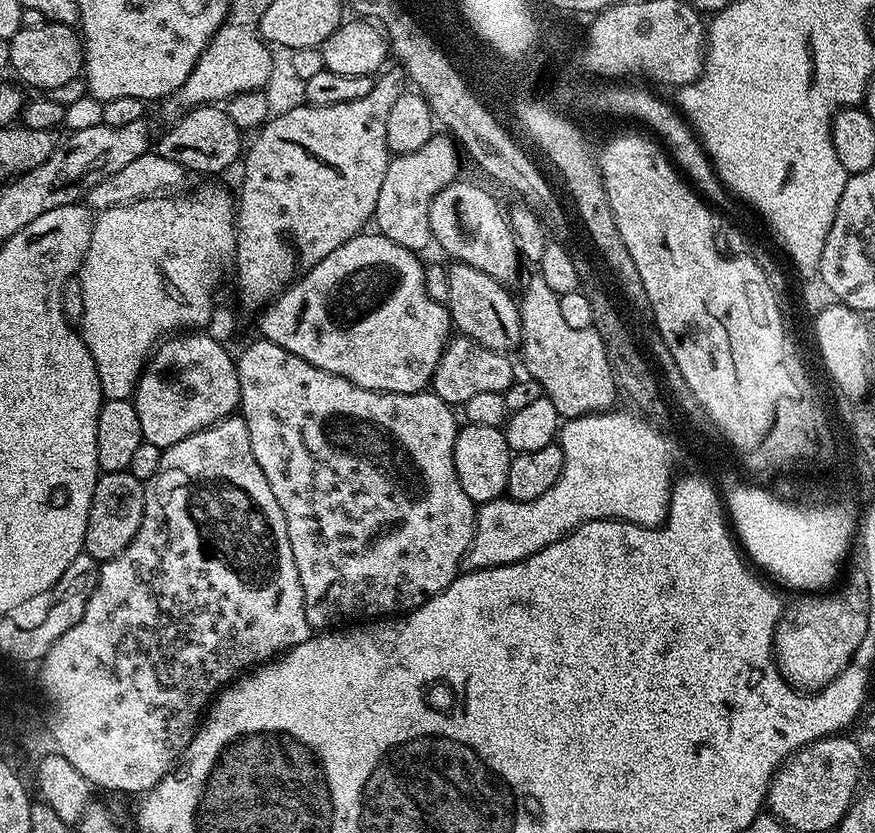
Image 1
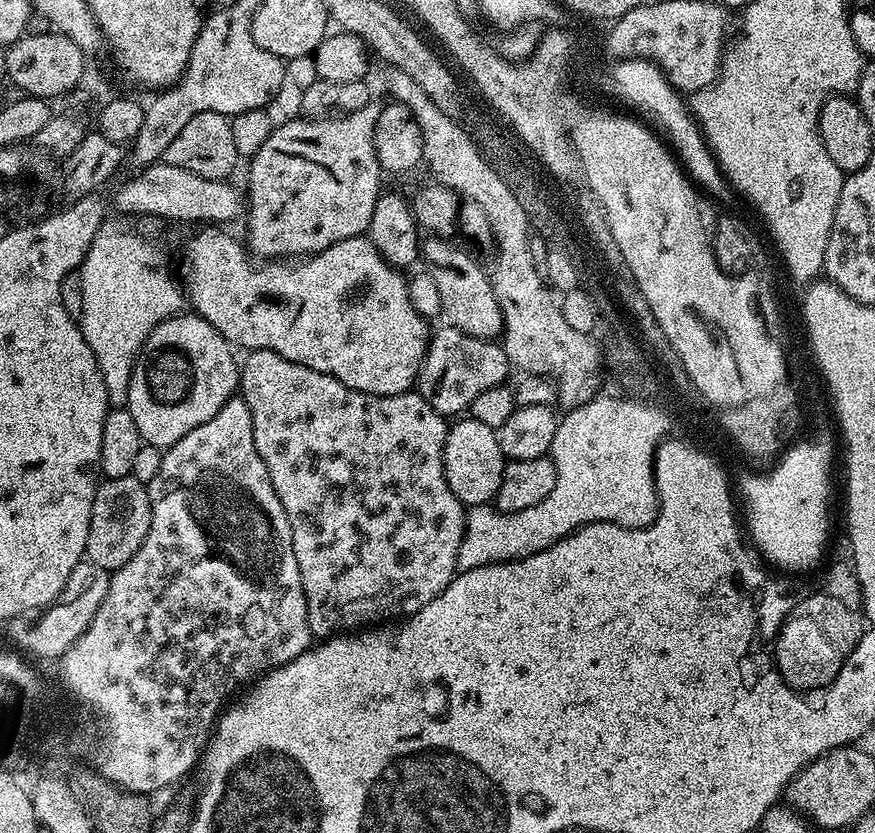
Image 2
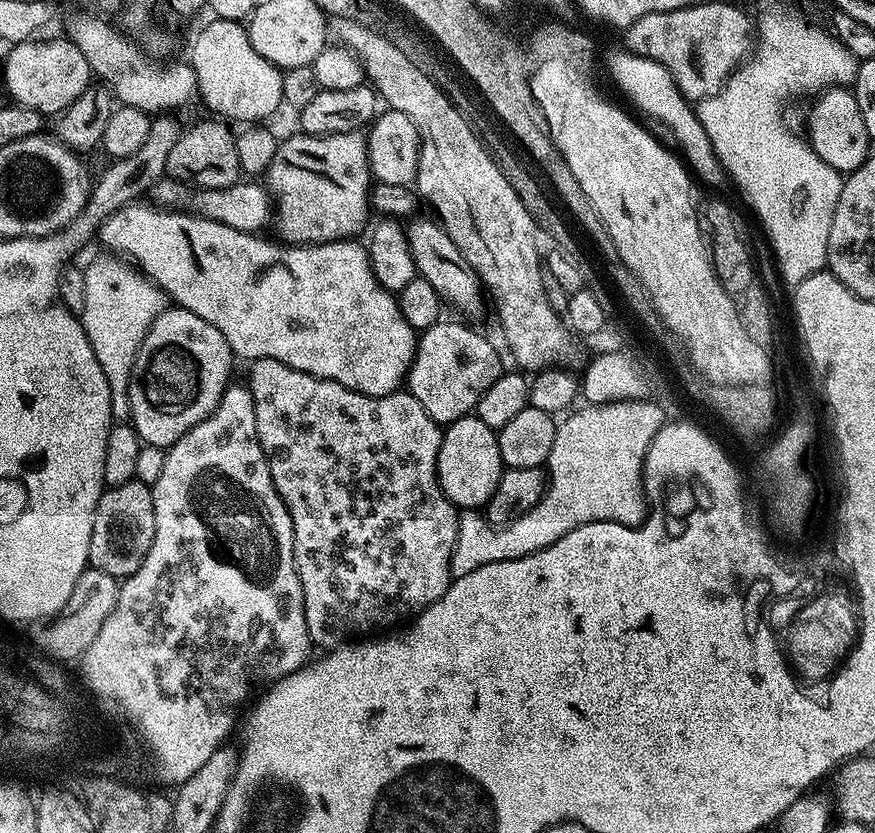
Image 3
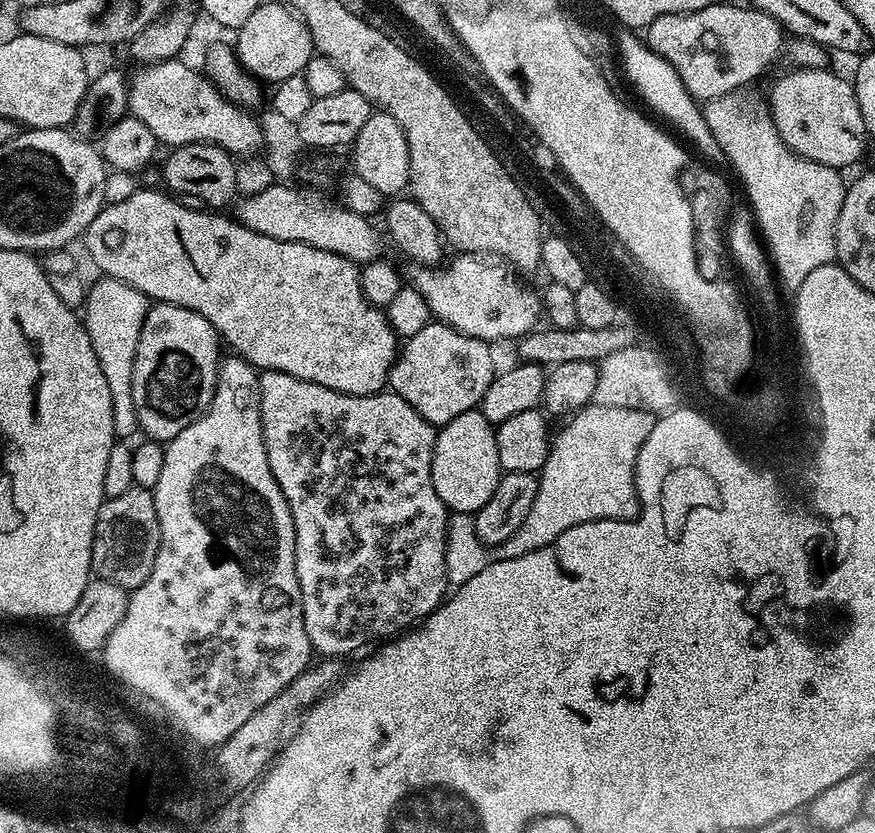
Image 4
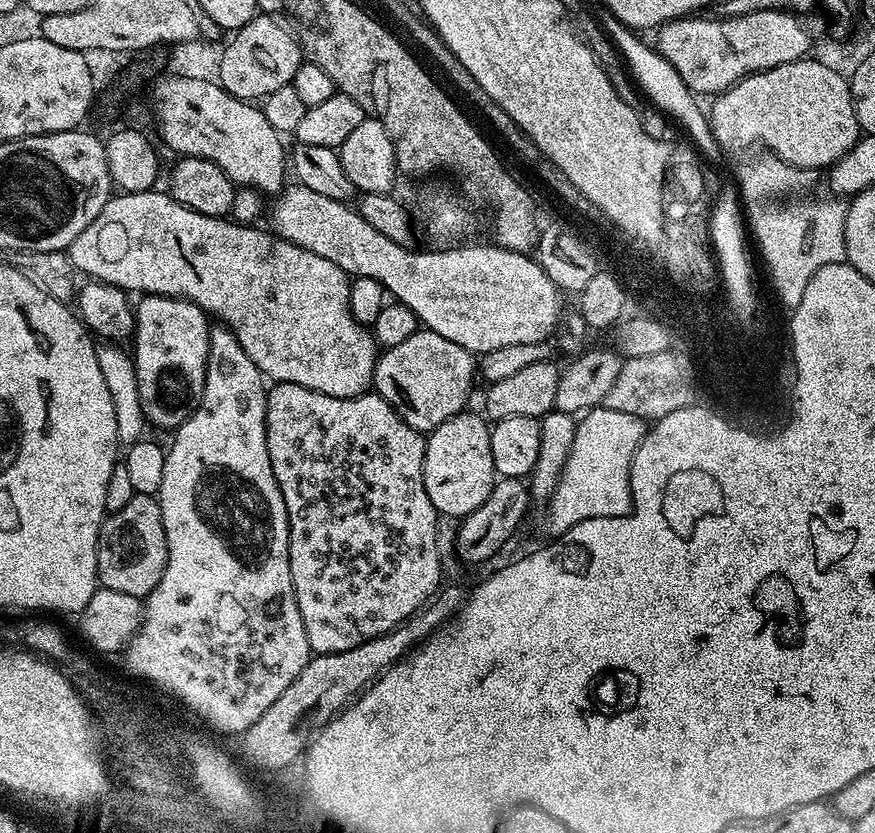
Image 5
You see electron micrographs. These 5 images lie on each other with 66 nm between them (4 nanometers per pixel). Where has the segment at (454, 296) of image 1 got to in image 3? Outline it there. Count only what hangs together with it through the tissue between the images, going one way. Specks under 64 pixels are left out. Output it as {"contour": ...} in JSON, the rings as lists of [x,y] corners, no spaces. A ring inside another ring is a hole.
{"contour":[[[419,216],[411,217],[405,223],[408,249],[414,258],[417,273],[426,278],[445,301],[450,300],[454,307],[464,312],[476,311],[480,306],[480,291],[482,292],[479,276],[463,258],[454,242],[450,241],[450,236],[439,221]]]}

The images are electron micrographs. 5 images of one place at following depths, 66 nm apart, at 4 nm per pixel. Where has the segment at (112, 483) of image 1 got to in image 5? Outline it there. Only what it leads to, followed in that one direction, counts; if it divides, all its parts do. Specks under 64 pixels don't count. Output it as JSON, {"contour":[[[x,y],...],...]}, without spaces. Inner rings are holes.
{"contour":[[[134,495],[126,506],[122,506],[122,510],[107,513],[100,523],[96,557],[99,587],[118,590],[118,594],[147,598],[162,580],[168,557],[159,499],[156,496]]]}

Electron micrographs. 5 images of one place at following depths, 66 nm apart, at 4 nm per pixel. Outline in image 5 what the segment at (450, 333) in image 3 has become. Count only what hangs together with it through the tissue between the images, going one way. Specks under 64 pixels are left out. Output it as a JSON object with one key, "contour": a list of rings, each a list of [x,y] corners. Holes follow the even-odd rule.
{"contour":[[[417,330],[406,342],[379,353],[374,392],[390,402],[408,426],[427,434],[469,407],[475,380],[478,380],[478,360],[473,352],[437,332]]]}

